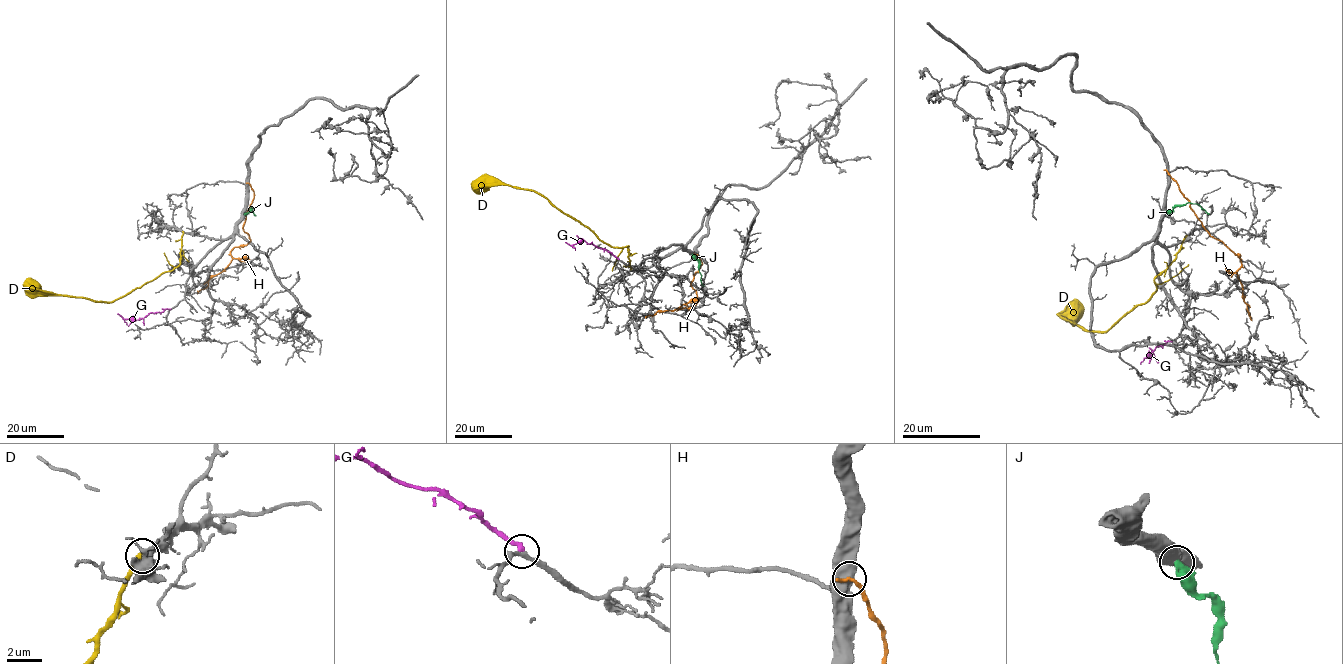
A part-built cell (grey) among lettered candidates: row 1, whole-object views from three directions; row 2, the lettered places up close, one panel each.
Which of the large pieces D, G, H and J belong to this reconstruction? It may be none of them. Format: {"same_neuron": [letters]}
{"same_neuron": ["G"]}

